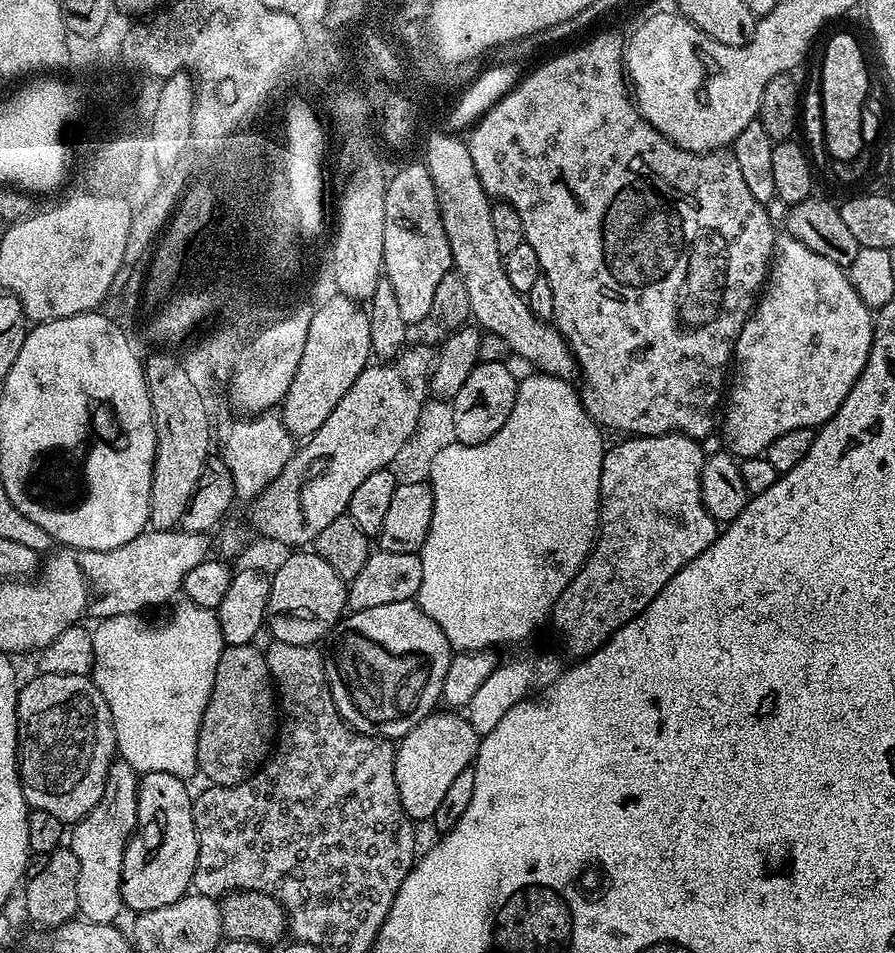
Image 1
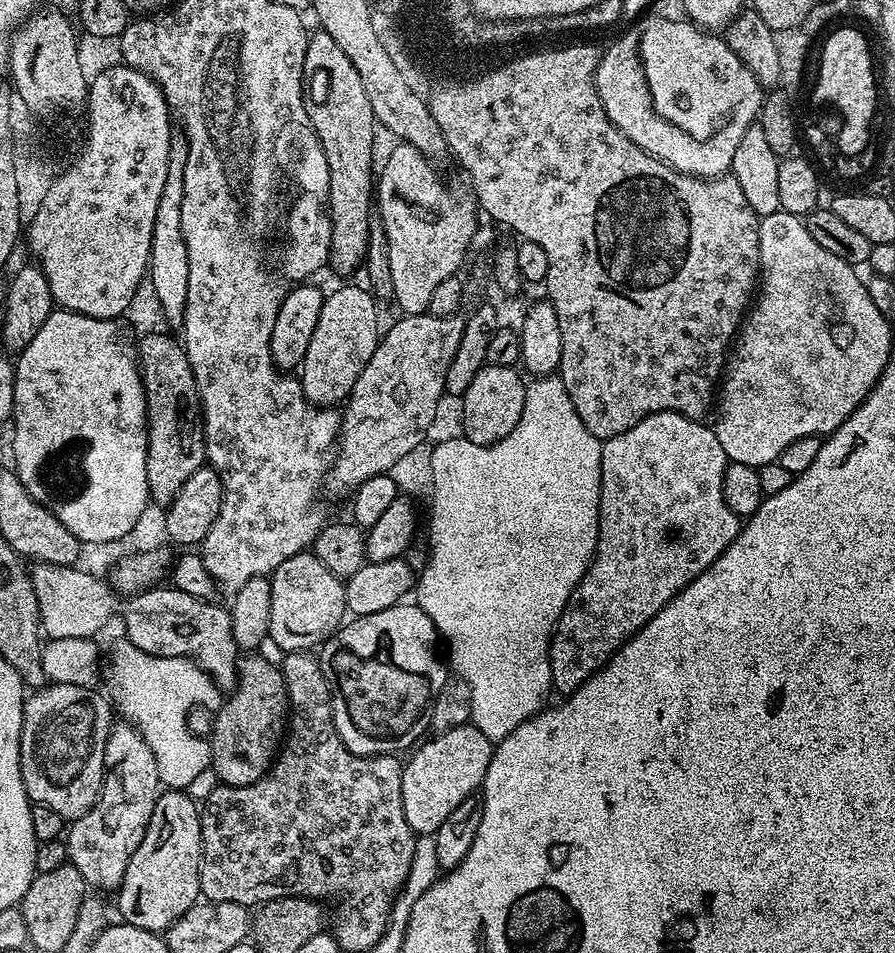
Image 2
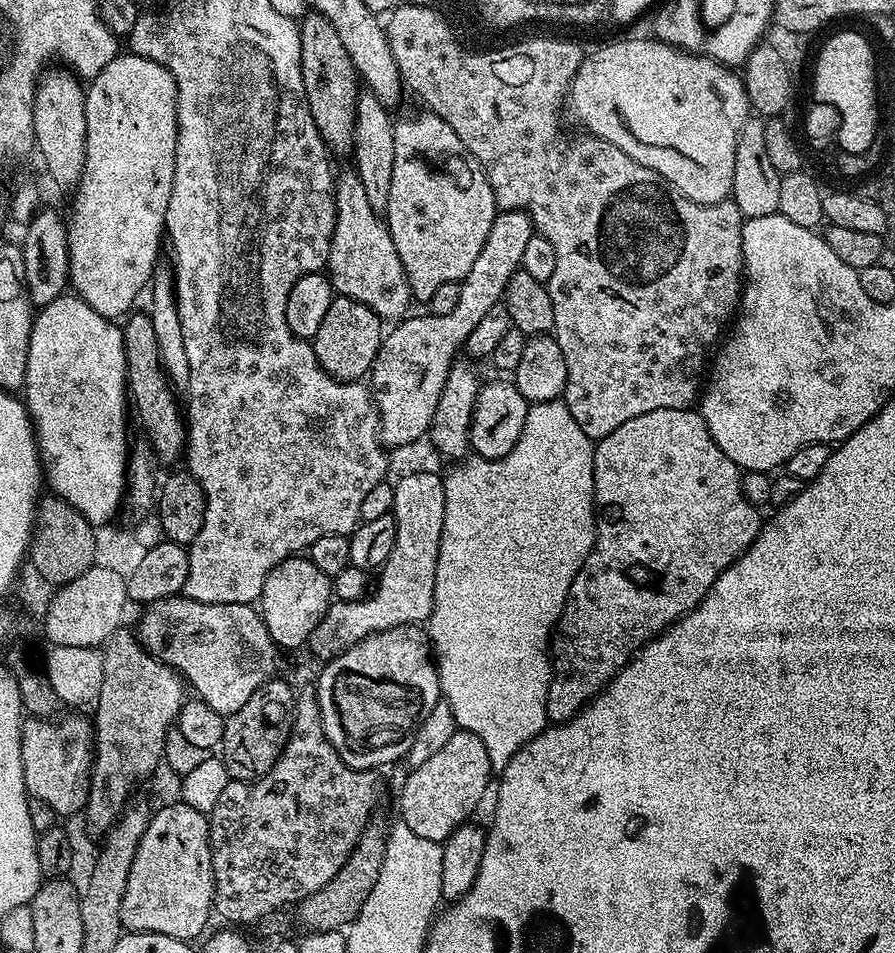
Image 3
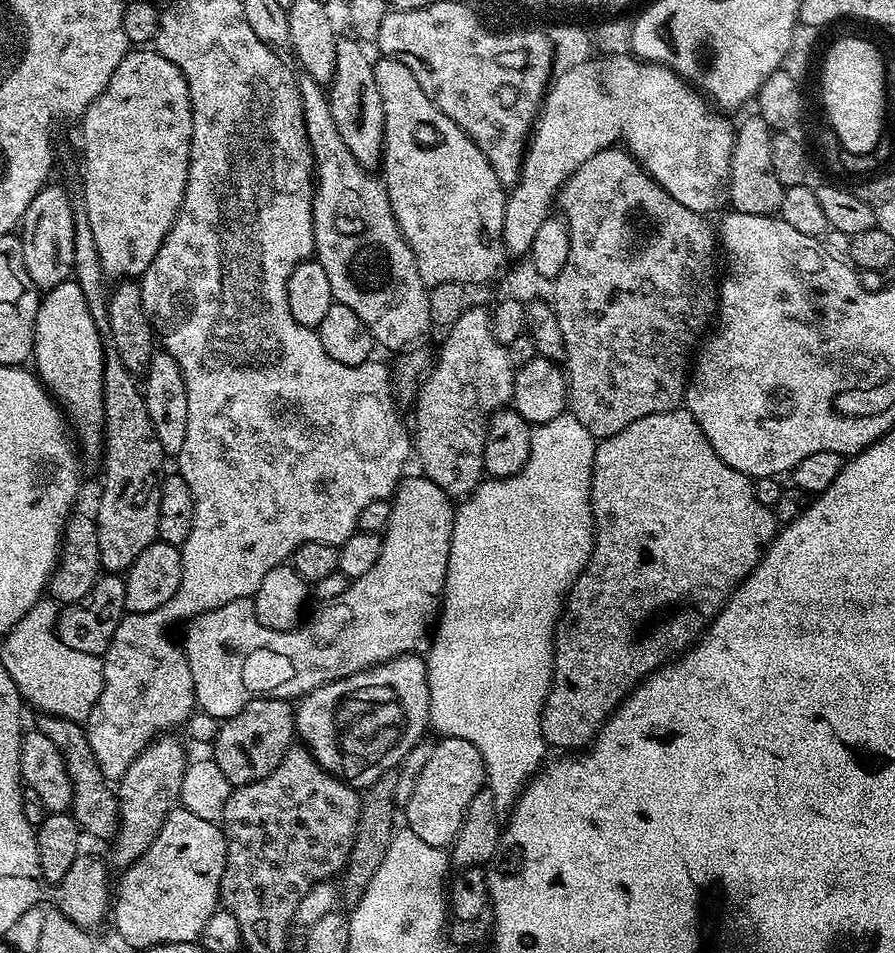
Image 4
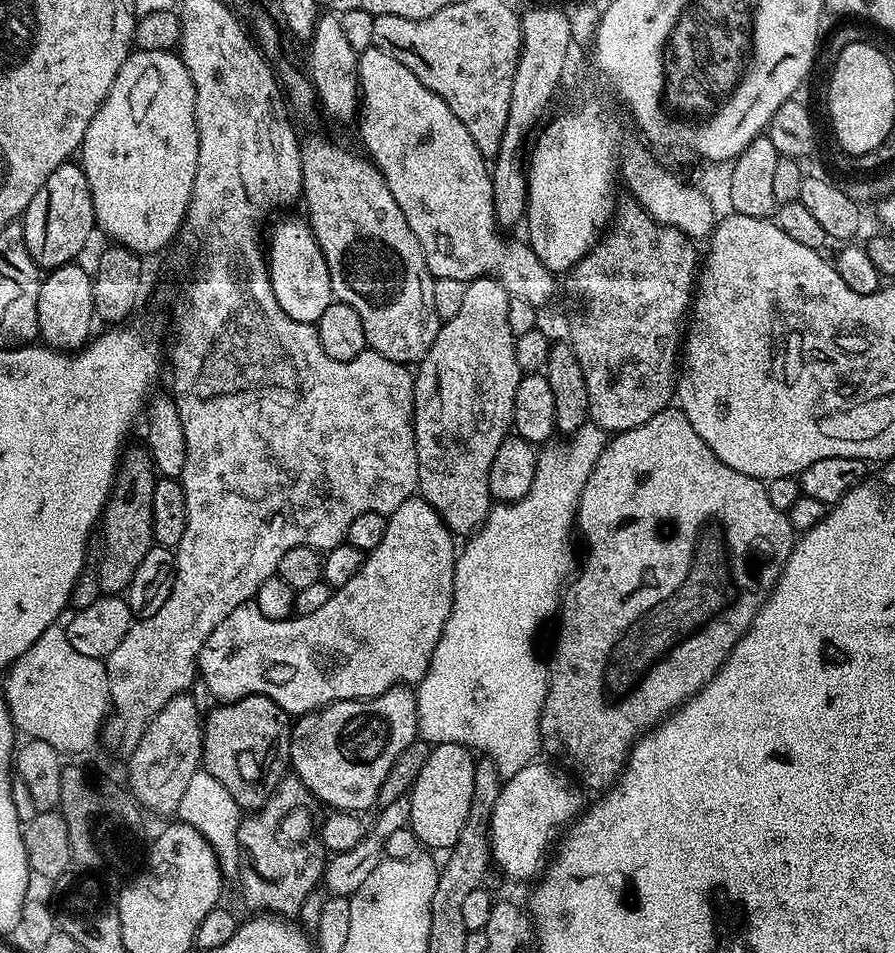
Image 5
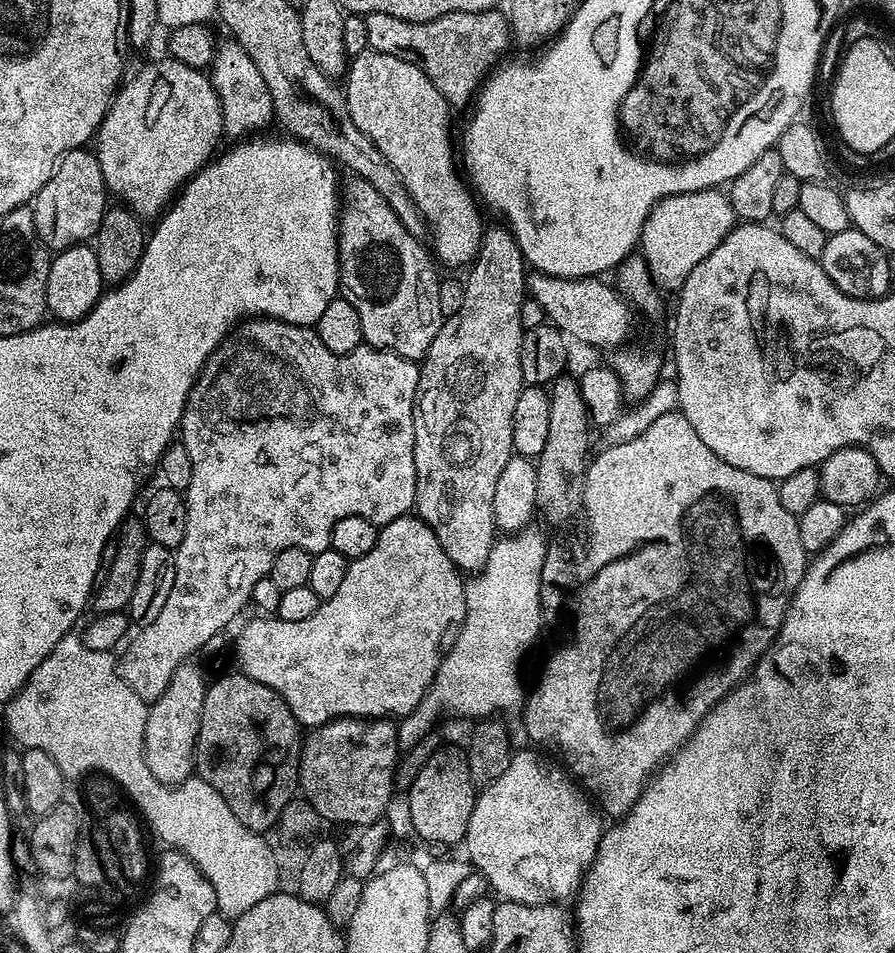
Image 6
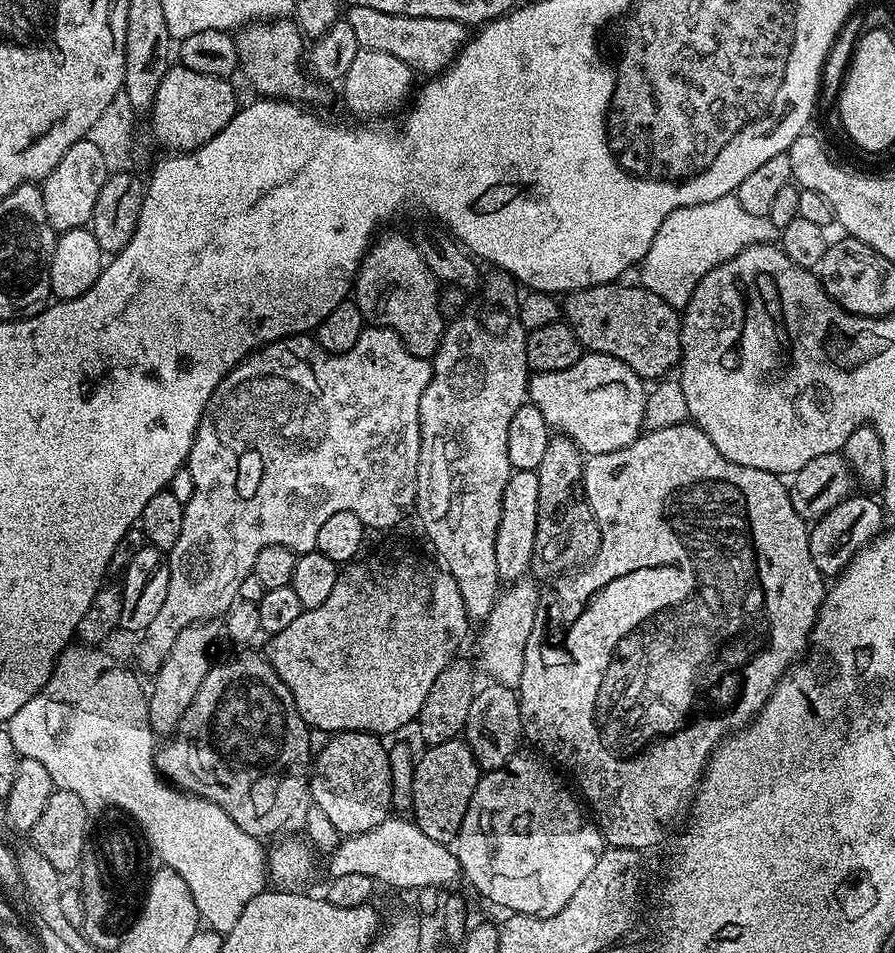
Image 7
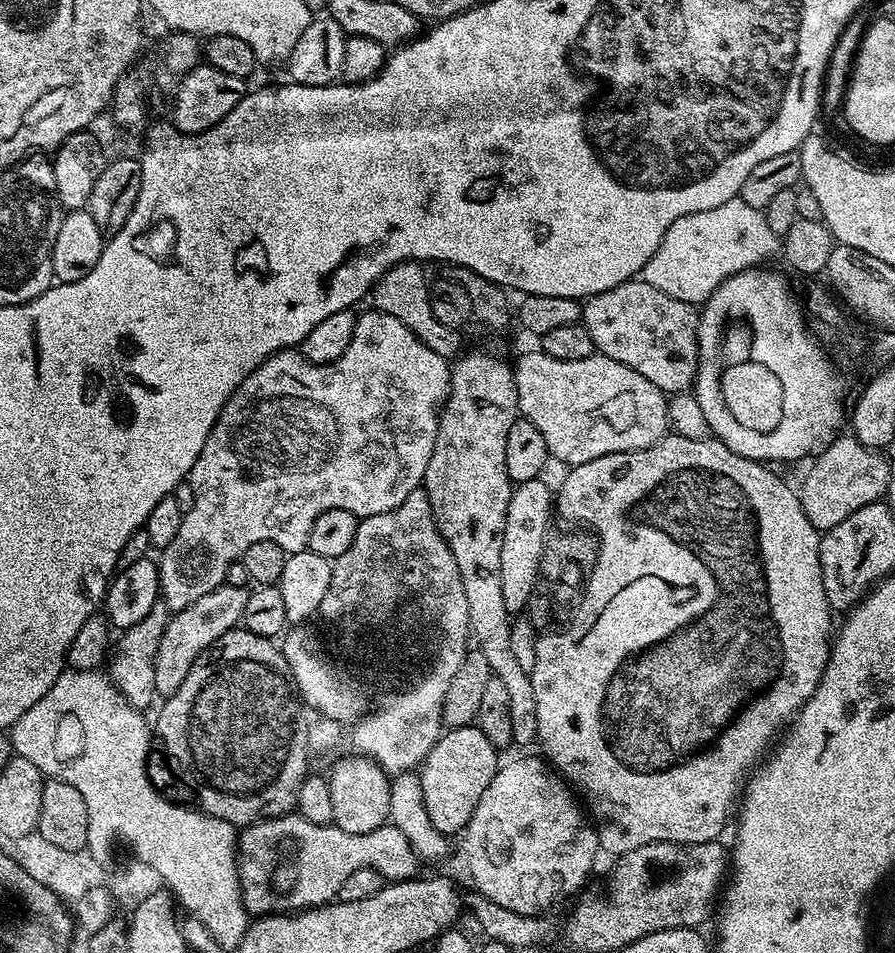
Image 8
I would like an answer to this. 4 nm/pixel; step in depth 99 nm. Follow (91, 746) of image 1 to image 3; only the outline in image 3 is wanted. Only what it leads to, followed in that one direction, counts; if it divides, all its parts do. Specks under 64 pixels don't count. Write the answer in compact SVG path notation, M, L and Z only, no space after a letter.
M68 716L65 720L60 719L25 719L20 726L20 741L22 742L22 774L24 775L24 785L28 788L29 797L46 802L50 806L50 810L56 812L57 817L64 818L64 816L74 815L75 812L83 813L88 802L88 786L92 779L92 758L94 755L94 724L89 717L87 720L84 716Z

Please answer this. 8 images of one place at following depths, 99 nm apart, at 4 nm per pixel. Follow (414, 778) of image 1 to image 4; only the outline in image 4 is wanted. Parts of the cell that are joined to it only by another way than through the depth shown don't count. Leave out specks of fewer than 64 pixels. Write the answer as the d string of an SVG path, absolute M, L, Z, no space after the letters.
M449 736L441 739L433 747L430 762L422 766L422 774L418 774L418 786L414 786L414 795L410 802L403 805L402 816L406 826L418 834L429 846L447 849L456 840L458 830L464 821L470 802L485 787L484 763L478 746L466 742L462 738Z

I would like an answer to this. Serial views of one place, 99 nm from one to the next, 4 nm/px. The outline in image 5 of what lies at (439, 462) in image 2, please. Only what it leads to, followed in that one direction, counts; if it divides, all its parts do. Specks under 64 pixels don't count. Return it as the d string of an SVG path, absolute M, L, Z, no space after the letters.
M591 422L583 424L562 444L552 442L539 453L530 494L513 504L493 503L484 525L472 533L468 544L456 557L454 602L442 638L432 655L426 674L415 685L416 730L429 742L452 742L460 732L464 716L463 743L469 749L496 761L502 778L517 774L537 759L541 751L540 715L548 693L548 665L536 653L536 631L548 615L557 611L562 589L574 566L564 568L564 548L526 548L532 532L548 532L548 524L571 524L580 504L580 495L608 444L609 433Z

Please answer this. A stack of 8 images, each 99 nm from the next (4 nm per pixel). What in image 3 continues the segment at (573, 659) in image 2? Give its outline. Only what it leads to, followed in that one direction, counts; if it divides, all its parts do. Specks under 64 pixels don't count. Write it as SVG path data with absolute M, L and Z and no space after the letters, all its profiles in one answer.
M663 408L662 410L650 410L650 414L638 414L638 418L630 418L630 422L622 422L622 426L618 426L618 430L614 430L614 434L606 434L606 438L595 441L594 444L594 490L596 491L596 512L592 516L592 525L597 528L596 533L596 544L592 547L592 552L588 555L588 561L582 566L582 570L574 578L574 582L570 586L570 594L566 598L564 603L564 609L560 615L560 621L556 623L554 629L554 679L552 685L548 687L548 719L552 722L567 722L596 695L597 692L601 691L607 685L608 681L628 663L630 659L630 652L628 653L628 647L631 646L632 640L636 643L636 646L643 645L649 640L653 640L655 636L660 635L665 628L668 628L680 619L681 616L685 616L692 609L696 608L700 604L702 597L707 594L709 590L714 586L716 579L722 574L722 570L726 570L730 565L736 562L736 559L750 545L756 540L756 536L761 530L762 516L761 509L755 508L751 502L746 498L744 493L744 486L742 483L742 470L733 462L730 458L726 458L726 454L722 454L722 450L718 446L718 442L714 442L714 438L710 434L710 430L706 426L706 422L701 418L699 411L693 410L692 408Z

